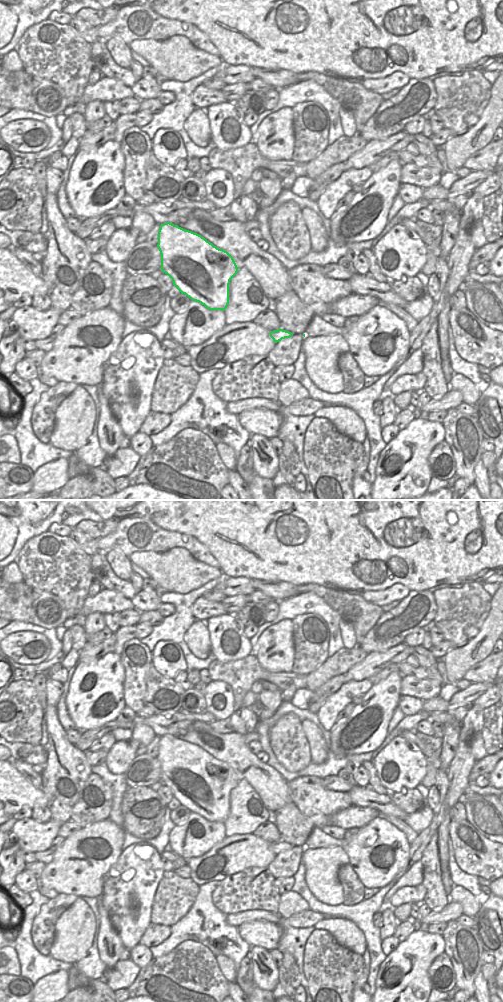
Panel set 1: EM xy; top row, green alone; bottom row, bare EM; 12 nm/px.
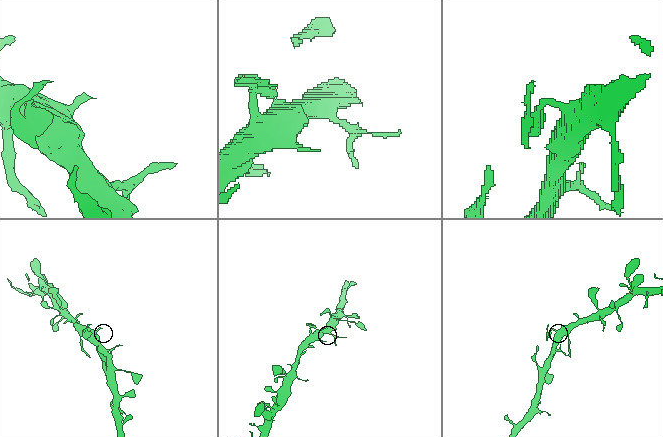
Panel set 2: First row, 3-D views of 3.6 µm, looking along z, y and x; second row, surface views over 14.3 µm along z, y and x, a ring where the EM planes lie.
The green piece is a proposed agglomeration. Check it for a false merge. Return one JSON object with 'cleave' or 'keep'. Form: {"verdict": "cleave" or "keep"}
{"verdict": "keep"}

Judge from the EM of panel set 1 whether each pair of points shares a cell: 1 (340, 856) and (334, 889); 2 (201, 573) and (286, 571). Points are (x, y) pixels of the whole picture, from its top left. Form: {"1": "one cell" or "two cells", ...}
{"1": "one cell", "2": "two cells"}

